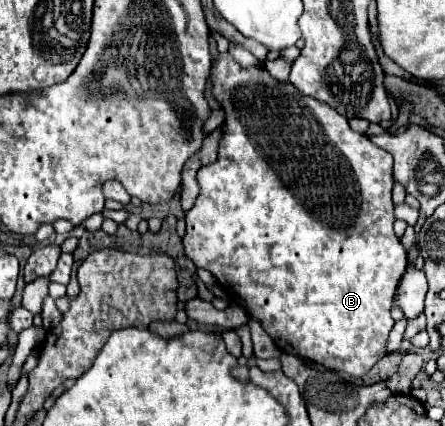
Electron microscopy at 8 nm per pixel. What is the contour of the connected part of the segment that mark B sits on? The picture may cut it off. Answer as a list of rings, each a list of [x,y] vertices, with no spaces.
[[[219,53],[211,65],[213,65],[209,75],[211,91],[225,111],[223,137],[217,161],[197,171],[201,193],[195,201],[195,207],[185,215],[187,219],[187,233],[183,237],[185,255],[195,263],[195,267],[213,273],[213,277],[227,291],[227,295],[235,303],[239,299],[239,305],[249,313],[249,317],[255,317],[263,325],[263,329],[271,335],[271,339],[277,343],[281,351],[297,355],[307,361],[315,361],[333,371],[345,371],[349,375],[361,377],[385,355],[387,337],[395,323],[391,319],[391,299],[395,295],[399,279],[407,269],[407,253],[393,233],[393,221],[395,221],[393,203],[391,203],[393,157],[387,151],[373,145],[367,139],[367,135],[355,133],[349,127],[349,121],[341,117],[335,109],[313,97],[303,95],[289,81],[273,79],[263,65],[241,67],[229,53]]]

